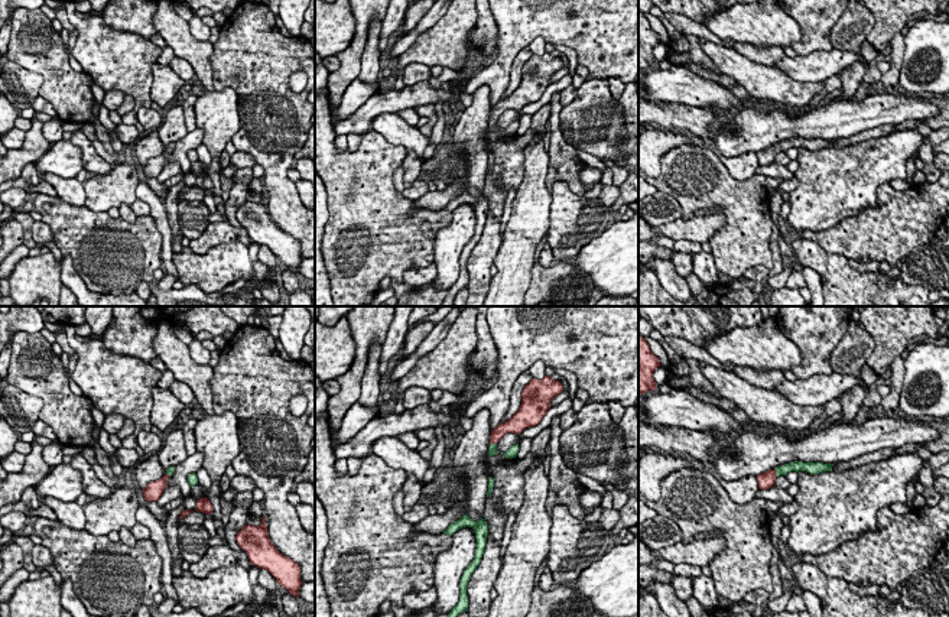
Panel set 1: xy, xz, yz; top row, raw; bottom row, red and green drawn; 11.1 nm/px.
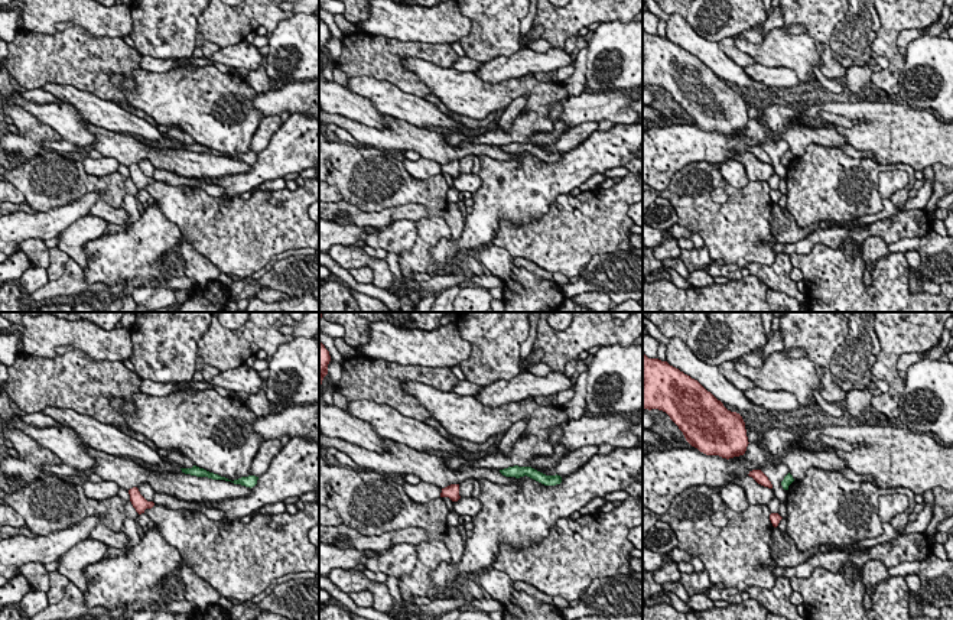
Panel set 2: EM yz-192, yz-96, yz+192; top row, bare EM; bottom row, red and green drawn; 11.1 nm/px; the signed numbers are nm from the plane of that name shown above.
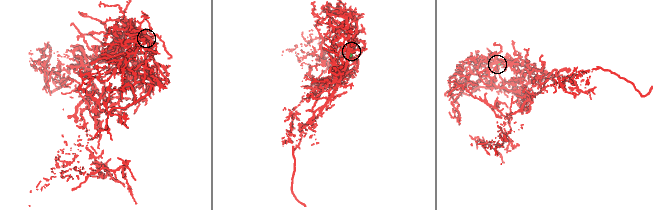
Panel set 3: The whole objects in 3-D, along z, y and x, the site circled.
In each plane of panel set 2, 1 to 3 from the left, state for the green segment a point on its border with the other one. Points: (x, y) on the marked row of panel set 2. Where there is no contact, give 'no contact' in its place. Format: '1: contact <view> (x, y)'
1: no contact
2: no contact
3: no contact

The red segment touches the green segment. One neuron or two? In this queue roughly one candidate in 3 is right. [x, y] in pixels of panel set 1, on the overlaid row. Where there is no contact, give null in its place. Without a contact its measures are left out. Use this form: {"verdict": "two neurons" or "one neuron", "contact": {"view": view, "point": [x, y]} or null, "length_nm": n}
{"verdict": "one neuron", "contact": {"view": "yz", "point": [774, 473]}, "length_nm": 100}

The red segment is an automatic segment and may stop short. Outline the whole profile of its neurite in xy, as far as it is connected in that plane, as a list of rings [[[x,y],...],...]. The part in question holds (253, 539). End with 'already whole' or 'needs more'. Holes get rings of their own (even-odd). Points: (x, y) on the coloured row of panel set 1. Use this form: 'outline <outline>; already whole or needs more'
outline [[[266,517],[260,526],[246,525],[235,536],[238,546],[248,555],[251,565],[267,569],[285,587],[289,594],[299,595],[300,566],[290,558],[280,553],[270,542]]]; already whole

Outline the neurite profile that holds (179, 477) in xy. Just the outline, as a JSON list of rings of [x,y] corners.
[[[195,452],[188,455],[188,458],[175,467],[173,474],[168,478],[166,487],[178,486],[181,488],[182,497],[191,496],[191,486],[188,481],[188,475],[196,473],[202,468],[204,455],[201,452]]]

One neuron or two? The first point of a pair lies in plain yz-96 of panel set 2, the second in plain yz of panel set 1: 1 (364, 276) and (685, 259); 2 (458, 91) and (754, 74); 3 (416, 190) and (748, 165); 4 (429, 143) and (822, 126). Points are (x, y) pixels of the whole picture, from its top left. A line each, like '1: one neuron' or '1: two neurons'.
1: one neuron
2: one neuron
3: two neurons
4: two neurons

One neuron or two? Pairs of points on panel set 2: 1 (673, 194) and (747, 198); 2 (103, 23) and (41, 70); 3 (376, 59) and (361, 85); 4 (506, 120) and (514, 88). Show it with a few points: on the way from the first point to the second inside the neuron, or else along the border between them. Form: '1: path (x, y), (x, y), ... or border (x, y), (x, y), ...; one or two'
1: path (692, 201), (701, 210), (728, 210); one
2: border (55, 32), (74, 22), (122, 38); two
3: border (348, 78), (374, 77), (386, 80), (399, 88); two
4: border (529, 96), (520, 96), (506, 110); two

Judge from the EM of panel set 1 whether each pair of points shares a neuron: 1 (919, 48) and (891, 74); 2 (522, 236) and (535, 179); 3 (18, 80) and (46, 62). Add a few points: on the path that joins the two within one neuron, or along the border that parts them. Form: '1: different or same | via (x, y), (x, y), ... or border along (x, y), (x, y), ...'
1: different | border along (904, 38), (904, 58), (897, 84)
2: same | via (529, 221), (532, 194)
3: different | border along (15, 61), (42, 77), (39, 93)

